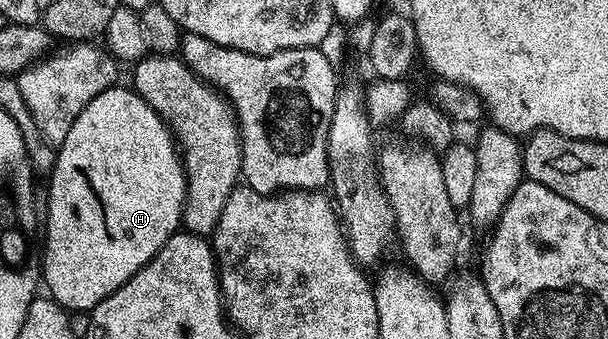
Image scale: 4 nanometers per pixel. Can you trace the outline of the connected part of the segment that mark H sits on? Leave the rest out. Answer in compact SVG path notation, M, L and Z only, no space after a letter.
M120 88L102 91L94 99L90 99L90 103L86 103L82 115L74 119L70 135L66 135L66 139L58 147L56 166L50 174L52 186L48 189L48 230L44 233L44 241L42 237L42 285L43 288L48 288L45 289L47 296L69 311L90 311L98 303L102 303L102 299L118 291L118 287L122 287L126 279L133 277L182 225L184 193L188 190L188 179L184 175L184 162L178 142L168 124L136 94L135 89Z

